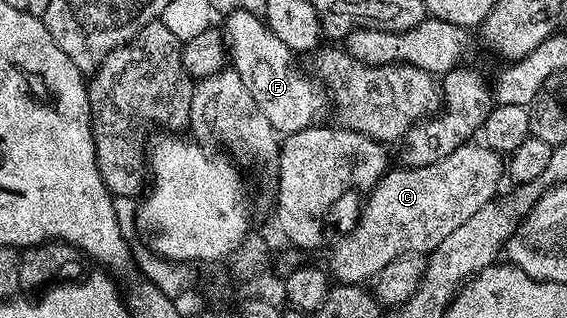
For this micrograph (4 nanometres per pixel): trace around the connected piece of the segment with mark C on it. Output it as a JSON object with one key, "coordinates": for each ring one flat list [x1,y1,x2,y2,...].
{"coordinates":[[472,144,460,145,433,165,389,168,380,184,367,194,368,202,356,226,333,247,327,265,331,276,345,285,371,282,394,259,431,253,474,211,489,204,500,176,505,176,506,165,501,154,490,147]]}

